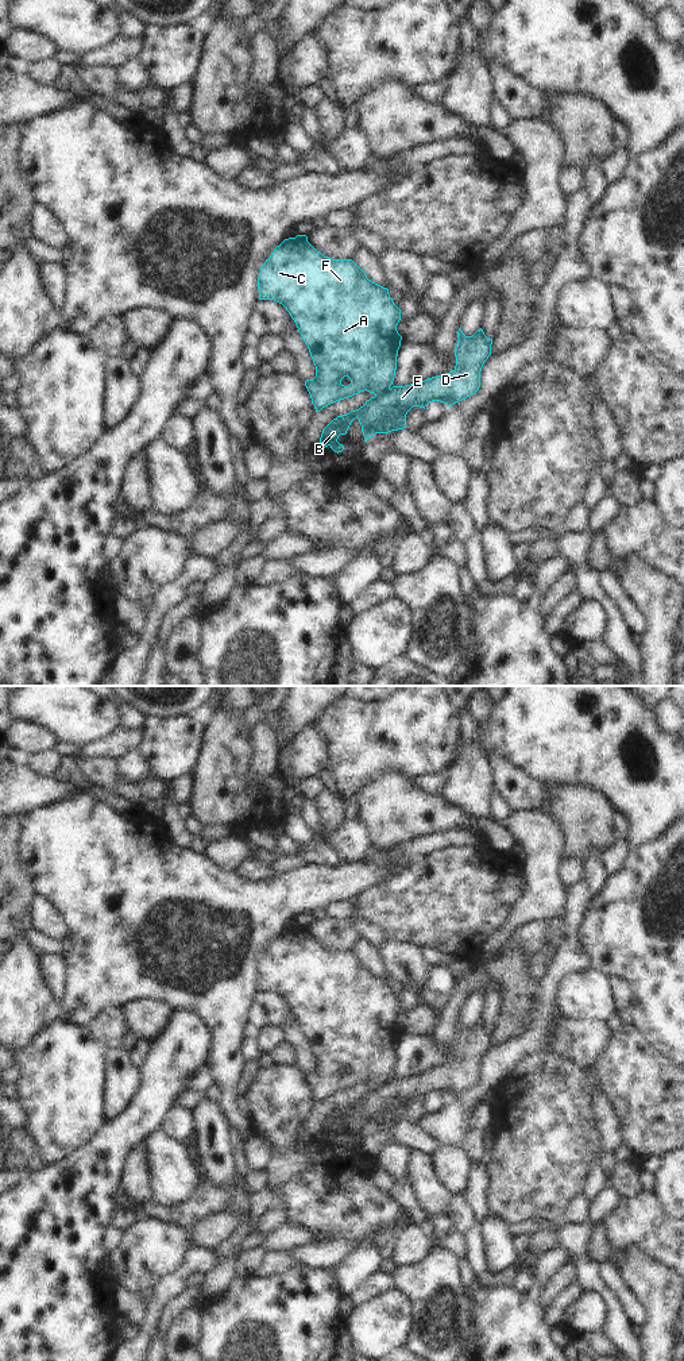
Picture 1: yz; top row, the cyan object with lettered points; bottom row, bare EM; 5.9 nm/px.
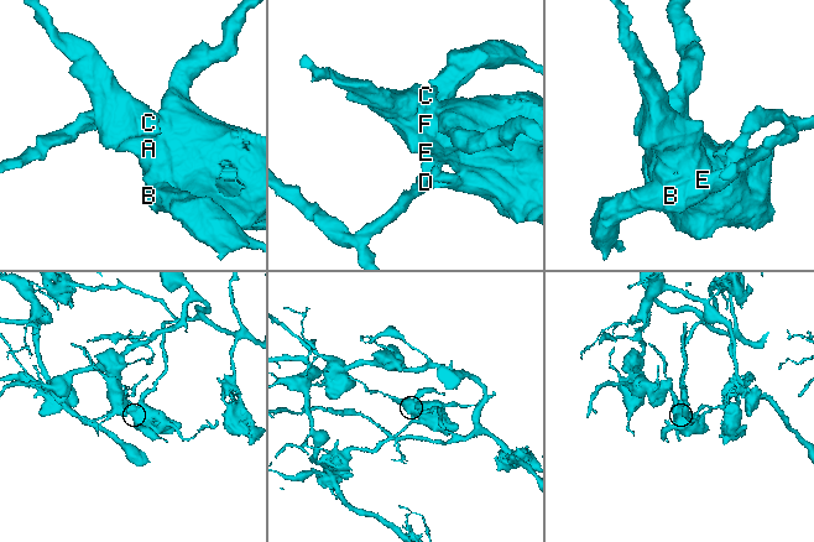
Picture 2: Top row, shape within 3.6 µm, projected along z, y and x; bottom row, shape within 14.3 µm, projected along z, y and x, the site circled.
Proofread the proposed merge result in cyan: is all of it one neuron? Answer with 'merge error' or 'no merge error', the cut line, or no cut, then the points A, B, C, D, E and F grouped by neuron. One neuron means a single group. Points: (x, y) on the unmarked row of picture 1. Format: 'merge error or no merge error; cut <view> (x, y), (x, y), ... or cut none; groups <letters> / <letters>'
merge error; cut yz (389, 1079), (375, 1087); groups A C F / B D E

